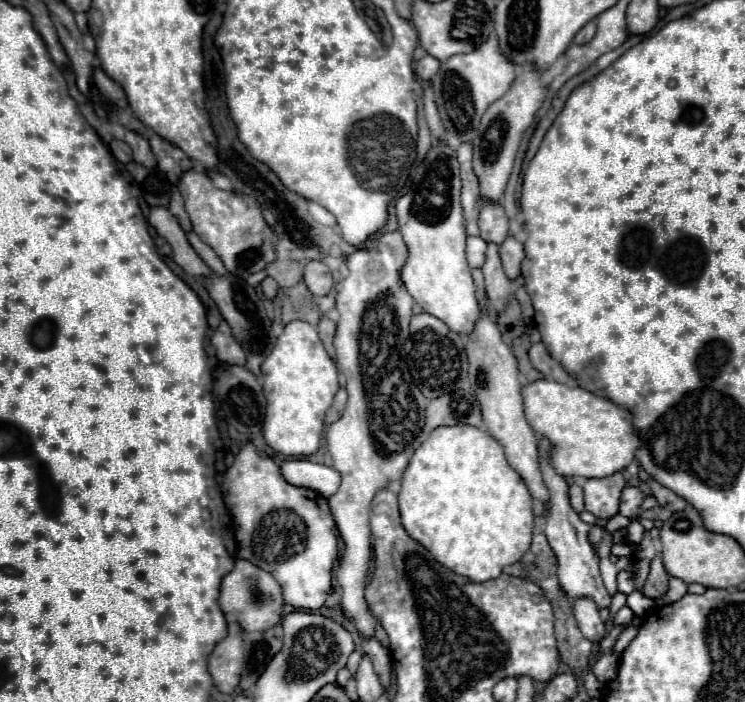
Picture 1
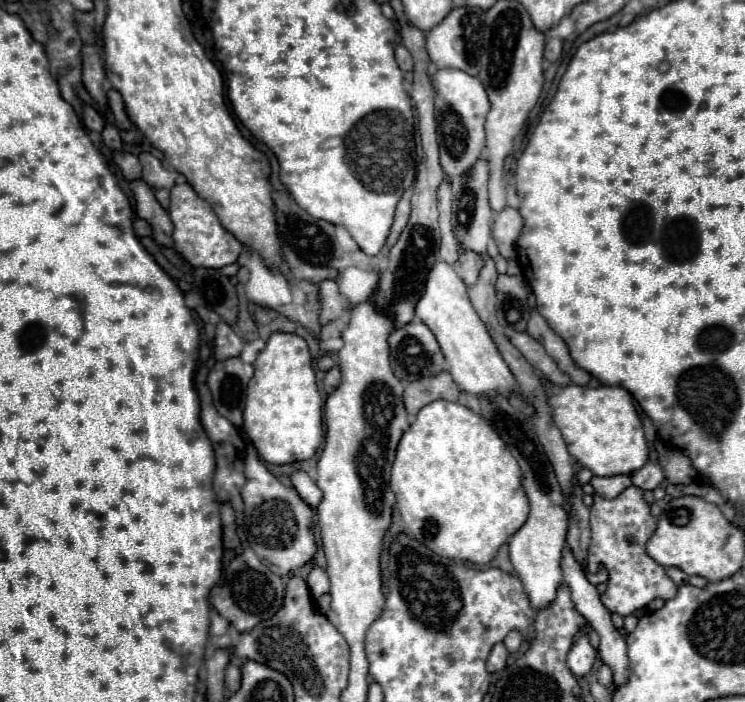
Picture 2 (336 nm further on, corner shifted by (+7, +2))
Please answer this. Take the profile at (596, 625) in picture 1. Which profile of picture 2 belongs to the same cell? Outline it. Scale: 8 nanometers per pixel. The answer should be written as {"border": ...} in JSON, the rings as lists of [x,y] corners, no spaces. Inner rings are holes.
{"border":[[[582,634],[582,636],[576,640],[576,644],[572,646],[572,650],[568,652],[566,666],[570,668],[570,672],[572,672],[576,678],[582,678],[582,676],[586,676],[586,674],[592,670],[594,660],[596,660],[596,650],[592,648],[588,636]]]}

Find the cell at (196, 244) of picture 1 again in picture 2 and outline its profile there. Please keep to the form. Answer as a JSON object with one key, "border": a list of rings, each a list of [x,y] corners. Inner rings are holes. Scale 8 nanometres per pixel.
{"border":[[[142,152],[138,158],[142,164],[142,180],[154,190],[156,200],[164,208],[168,208],[168,198],[170,198],[170,190],[176,180],[176,172],[166,170],[162,166],[162,162],[156,156],[152,156],[150,152]]]}

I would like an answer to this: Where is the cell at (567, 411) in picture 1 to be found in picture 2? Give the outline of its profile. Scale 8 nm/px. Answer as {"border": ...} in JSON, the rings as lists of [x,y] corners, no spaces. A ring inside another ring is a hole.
{"border":[[[564,386],[556,394],[548,398],[548,404],[554,410],[554,422],[560,428],[570,456],[576,458],[584,468],[592,470],[596,476],[616,476],[616,474],[632,474],[642,464],[648,462],[648,444],[644,438],[642,422],[638,418],[638,412],[632,404],[632,396],[618,386],[598,386],[598,388],[588,388],[588,386]]]}

